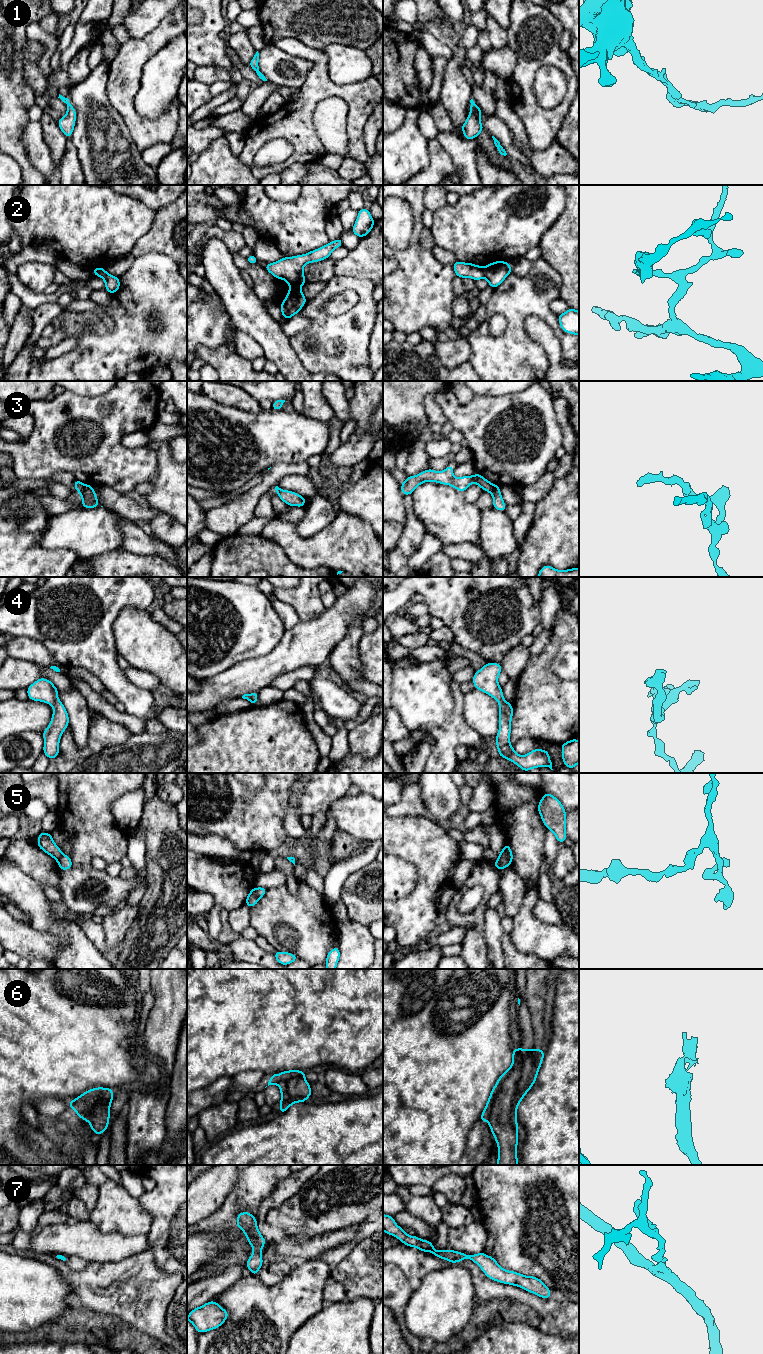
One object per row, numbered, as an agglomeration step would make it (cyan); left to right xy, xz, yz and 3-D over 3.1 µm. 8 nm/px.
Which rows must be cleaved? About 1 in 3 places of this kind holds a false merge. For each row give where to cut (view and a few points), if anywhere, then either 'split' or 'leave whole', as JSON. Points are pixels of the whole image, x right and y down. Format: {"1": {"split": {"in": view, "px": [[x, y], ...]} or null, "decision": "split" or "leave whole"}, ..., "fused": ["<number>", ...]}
{"1": {"split": null, "decision": "leave whole"}, "2": {"split": {"in": "yz", "px": [[484, 267], [486, 277]]}, "decision": "split"}, "3": {"split": {"in": "xy", "px": [[87, 485], [82, 498]]}, "decision": "split"}, "4": {"split": null, "decision": "leave whole"}, "5": {"split": {"in": "yz", "px": [[499, 856], [504, 857], [510, 864]]}, "decision": "split"}, "6": {"split": null, "decision": "leave whole"}, "7": {"split": null, "decision": "leave whole"}, "fused": ["2", "3", "5"]}

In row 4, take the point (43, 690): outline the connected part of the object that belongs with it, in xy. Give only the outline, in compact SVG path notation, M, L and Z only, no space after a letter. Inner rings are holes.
M39 678L26 690L30 700L45 702L53 706L51 722L42 735L44 737L43 754L50 760L55 759L59 755L59 742L62 733L69 725L66 708L58 699L57 687L46 678Z

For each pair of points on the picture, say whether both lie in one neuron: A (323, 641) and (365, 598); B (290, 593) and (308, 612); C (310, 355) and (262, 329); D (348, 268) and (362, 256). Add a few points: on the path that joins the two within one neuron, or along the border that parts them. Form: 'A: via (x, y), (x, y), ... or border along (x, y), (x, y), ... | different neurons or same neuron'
A: via (332, 630), (354, 606) | same neuron
B: via (295, 598), (304, 607) | same neuron
C: border along (289, 337), (289, 343), (302, 364) | different neurons
D: via (351, 265), (359, 259) | same neuron

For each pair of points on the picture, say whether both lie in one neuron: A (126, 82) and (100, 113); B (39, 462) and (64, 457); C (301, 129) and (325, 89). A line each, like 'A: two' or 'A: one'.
A: two
B: one
C: one

